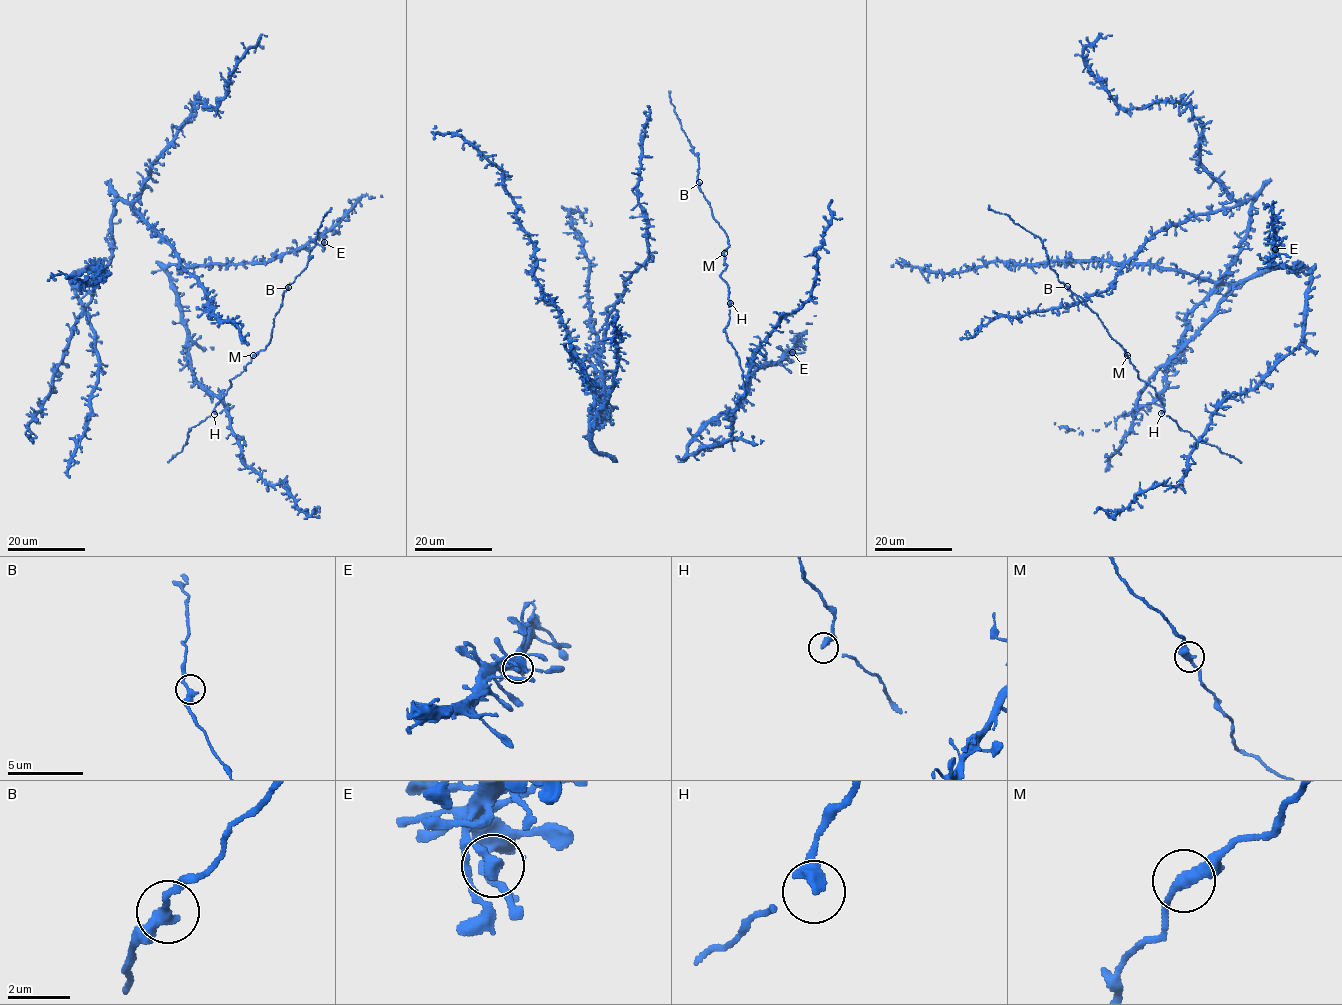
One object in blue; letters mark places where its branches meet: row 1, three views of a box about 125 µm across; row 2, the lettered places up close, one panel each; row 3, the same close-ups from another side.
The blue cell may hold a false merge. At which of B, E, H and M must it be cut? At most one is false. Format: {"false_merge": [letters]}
{"false_merge": []}

